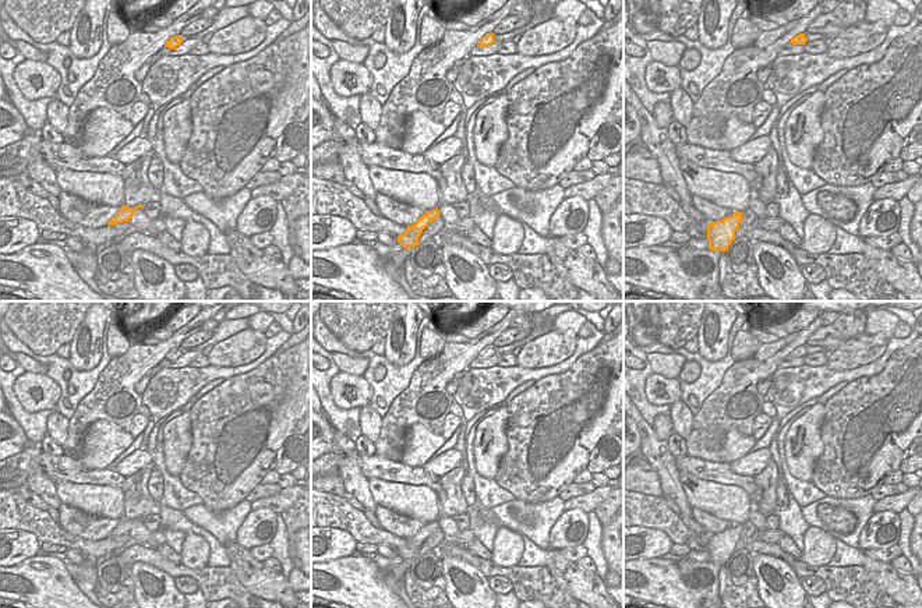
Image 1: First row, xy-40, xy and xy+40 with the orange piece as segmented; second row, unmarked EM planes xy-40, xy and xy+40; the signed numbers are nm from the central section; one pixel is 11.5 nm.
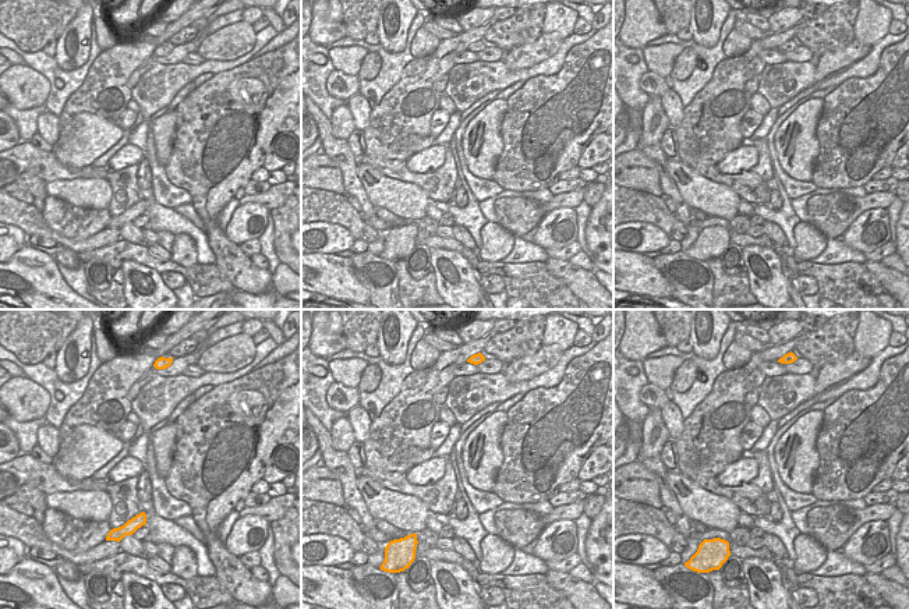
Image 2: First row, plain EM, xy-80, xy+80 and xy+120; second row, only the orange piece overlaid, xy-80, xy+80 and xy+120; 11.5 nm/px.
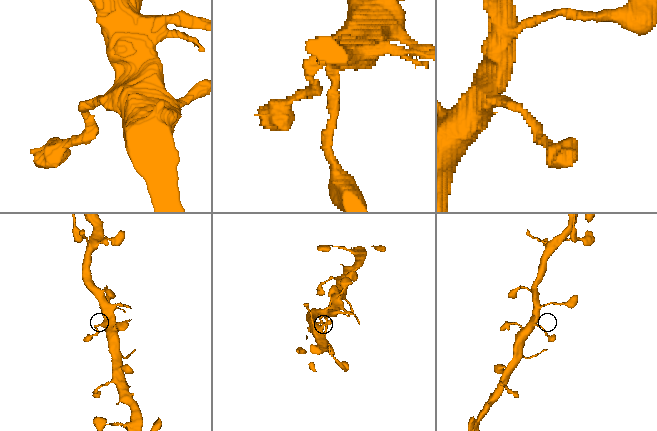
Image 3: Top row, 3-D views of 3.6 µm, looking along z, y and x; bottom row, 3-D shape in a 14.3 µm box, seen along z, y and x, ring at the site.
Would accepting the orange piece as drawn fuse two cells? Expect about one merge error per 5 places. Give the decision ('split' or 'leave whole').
leave whole

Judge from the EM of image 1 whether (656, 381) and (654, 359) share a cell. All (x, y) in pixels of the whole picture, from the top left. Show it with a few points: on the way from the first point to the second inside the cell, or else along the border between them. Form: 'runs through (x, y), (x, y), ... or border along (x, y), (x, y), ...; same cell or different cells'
border along (653, 371), (677, 380); different cells

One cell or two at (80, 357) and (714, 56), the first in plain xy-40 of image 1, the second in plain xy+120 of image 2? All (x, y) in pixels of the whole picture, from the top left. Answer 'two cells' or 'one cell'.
two cells

